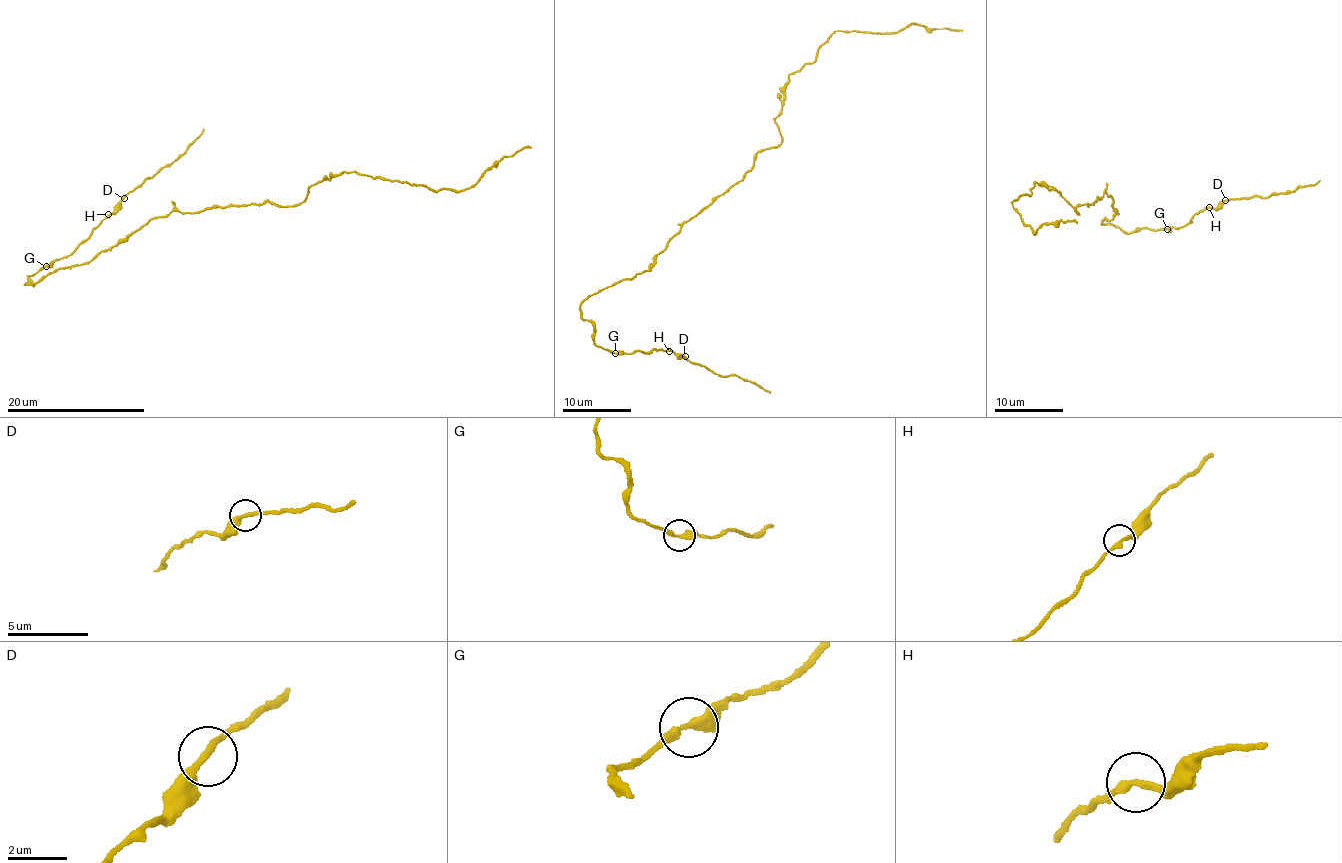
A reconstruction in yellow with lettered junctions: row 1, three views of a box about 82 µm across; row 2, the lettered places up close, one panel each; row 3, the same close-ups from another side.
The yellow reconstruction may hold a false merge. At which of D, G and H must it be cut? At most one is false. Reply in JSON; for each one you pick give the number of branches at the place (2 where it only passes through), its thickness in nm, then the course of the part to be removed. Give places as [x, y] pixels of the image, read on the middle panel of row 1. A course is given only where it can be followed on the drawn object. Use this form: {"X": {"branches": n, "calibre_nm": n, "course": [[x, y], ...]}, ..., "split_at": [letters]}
{"G": {"branches": 2, "calibre_nm": 320, "course": [[616, 353], [598, 347], [584, 299], [650, 270], [682, 226], [779, 147], [790, 75], [833, 32], [962, 30]]}, "split_at": ["G"]}

